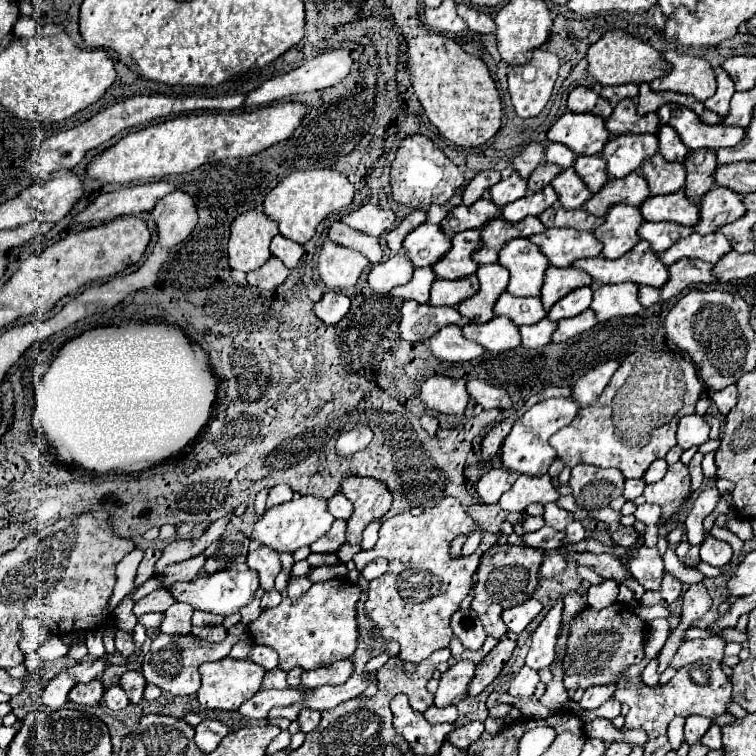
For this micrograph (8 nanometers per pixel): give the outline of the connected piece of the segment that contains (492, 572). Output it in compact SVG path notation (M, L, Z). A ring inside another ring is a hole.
M516 545L494 547L490 553L482 557L480 567L476 571L478 583L476 583L476 595L472 601L472 609L476 609L486 635L496 637L496 639L506 635L508 629L502 621L502 611L506 607L518 605L520 601L526 601L534 593L534 587L538 585L538 567L542 559L544 559L542 549L516 547Z

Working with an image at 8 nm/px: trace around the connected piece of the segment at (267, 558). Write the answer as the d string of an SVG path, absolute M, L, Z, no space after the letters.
M258 547L256 551L250 551L248 553L248 559L246 559L248 567L258 571L258 577L260 577L260 587L270 591L274 589L274 579L276 575L282 571L280 567L280 557L274 549L268 549L268 547Z

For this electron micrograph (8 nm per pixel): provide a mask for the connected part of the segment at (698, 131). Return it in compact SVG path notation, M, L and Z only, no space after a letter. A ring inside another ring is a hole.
M668 103L658 111L662 123L674 127L684 141L684 145L692 151L696 149L720 149L720 147L734 147L742 141L746 129L740 127L726 127L726 125L706 125L702 123L694 111Z

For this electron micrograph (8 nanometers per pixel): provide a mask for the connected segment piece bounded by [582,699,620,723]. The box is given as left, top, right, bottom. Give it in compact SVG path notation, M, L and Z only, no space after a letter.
M608 699L604 705L600 705L598 709L590 709L590 711L584 711L584 723L592 721L592 719L614 719L620 715L620 703L616 699Z

